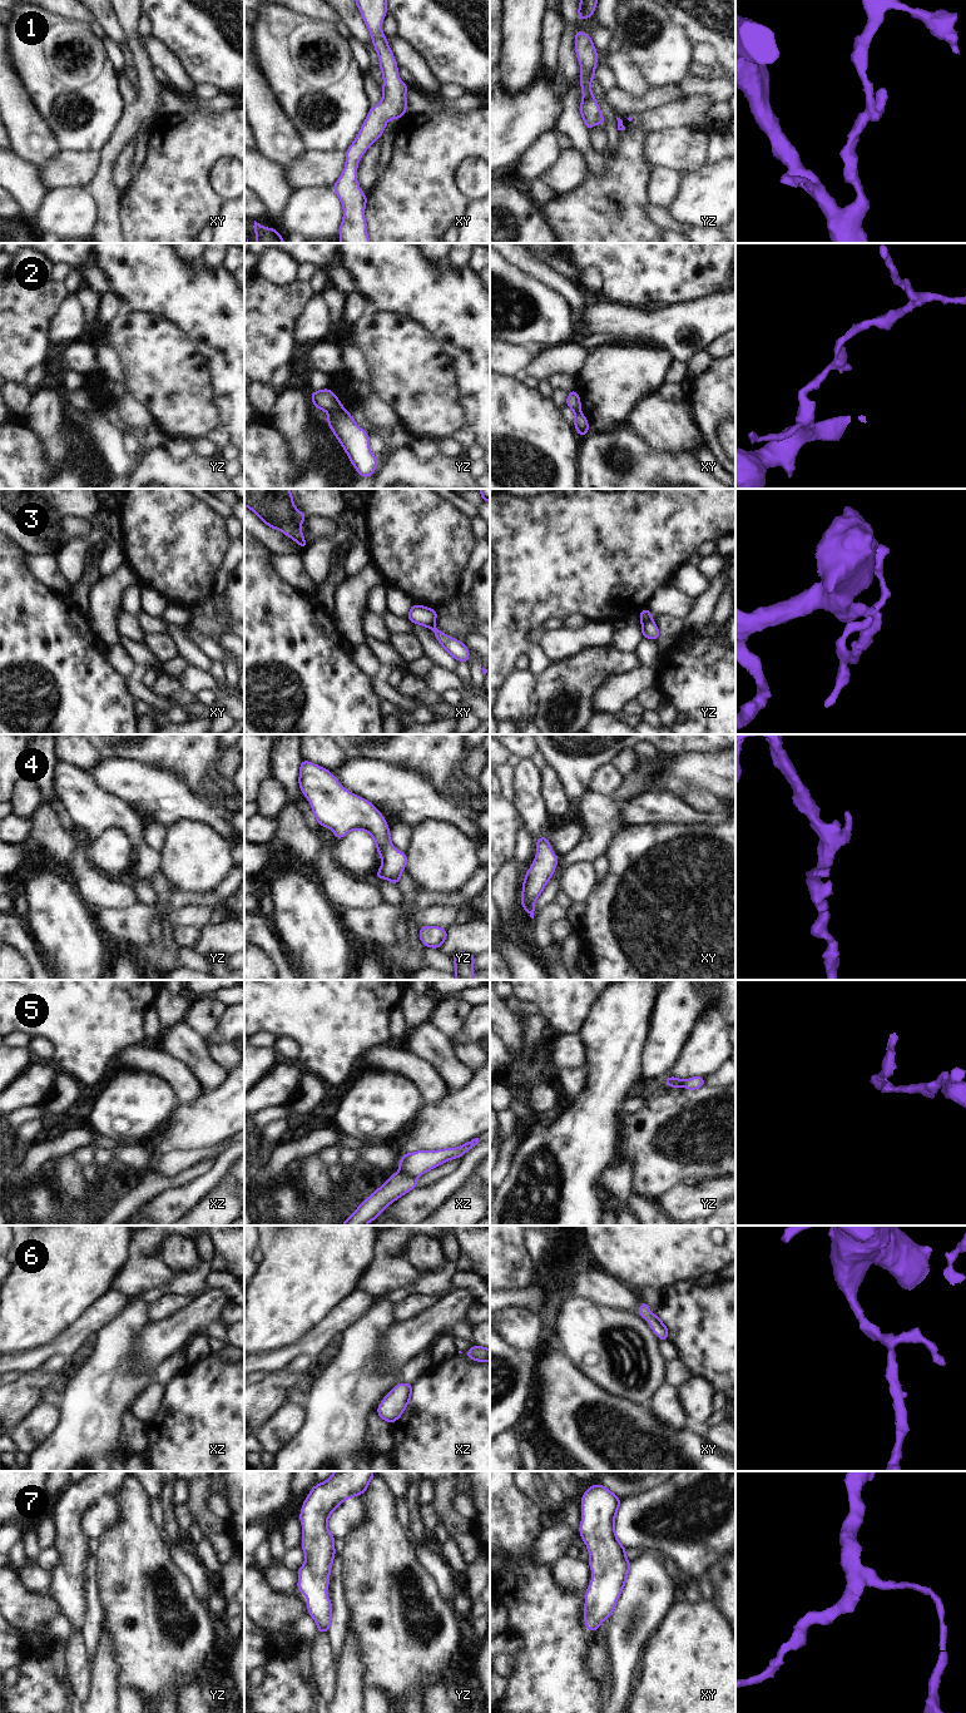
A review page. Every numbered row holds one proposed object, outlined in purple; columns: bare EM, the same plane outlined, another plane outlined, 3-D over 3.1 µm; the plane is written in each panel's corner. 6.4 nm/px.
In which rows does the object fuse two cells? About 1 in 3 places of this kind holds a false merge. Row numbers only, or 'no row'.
2, 3, 5

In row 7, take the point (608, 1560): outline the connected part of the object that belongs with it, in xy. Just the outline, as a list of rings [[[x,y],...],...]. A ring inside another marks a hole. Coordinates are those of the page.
[[[601,1484],[588,1486],[581,1506],[579,1533],[589,1550],[591,1583],[585,1590],[584,1624],[595,1633],[616,1608],[631,1563],[615,1534],[615,1516],[621,1500]]]

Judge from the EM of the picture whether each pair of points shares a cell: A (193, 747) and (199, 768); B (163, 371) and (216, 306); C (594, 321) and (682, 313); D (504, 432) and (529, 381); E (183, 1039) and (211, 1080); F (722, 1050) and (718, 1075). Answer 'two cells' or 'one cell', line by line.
A: one cell
B: two cells
C: one cell
D: two cells
E: one cell
F: two cells

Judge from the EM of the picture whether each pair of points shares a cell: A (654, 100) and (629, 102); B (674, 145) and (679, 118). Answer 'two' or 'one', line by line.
A: one
B: two

